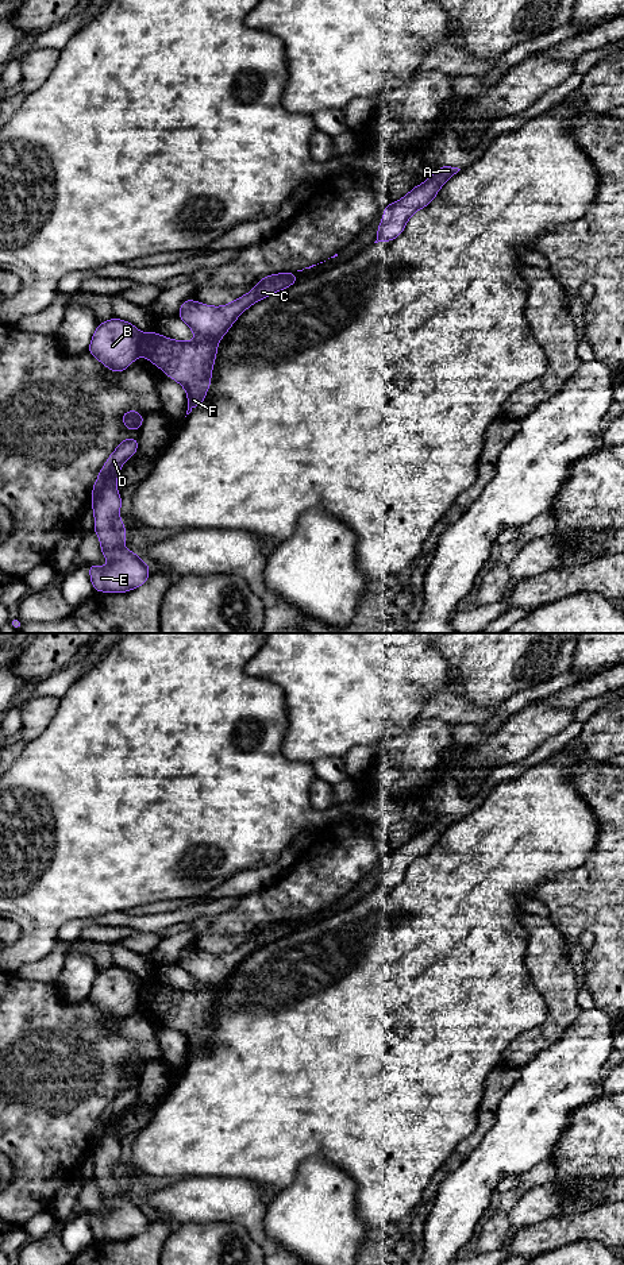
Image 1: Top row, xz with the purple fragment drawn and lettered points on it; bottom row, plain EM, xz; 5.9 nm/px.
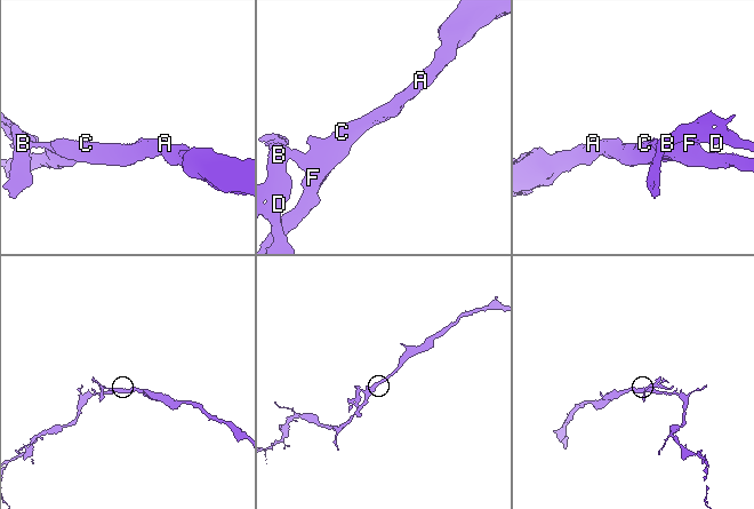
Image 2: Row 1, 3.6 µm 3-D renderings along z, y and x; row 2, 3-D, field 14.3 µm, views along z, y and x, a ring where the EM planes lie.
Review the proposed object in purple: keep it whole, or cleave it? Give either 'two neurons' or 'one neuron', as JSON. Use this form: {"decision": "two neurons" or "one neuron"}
{"decision": "two neurons"}

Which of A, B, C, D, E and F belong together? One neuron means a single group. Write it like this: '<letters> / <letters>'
A C F / B D E

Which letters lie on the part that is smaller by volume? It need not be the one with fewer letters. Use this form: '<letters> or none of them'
B, D, E

